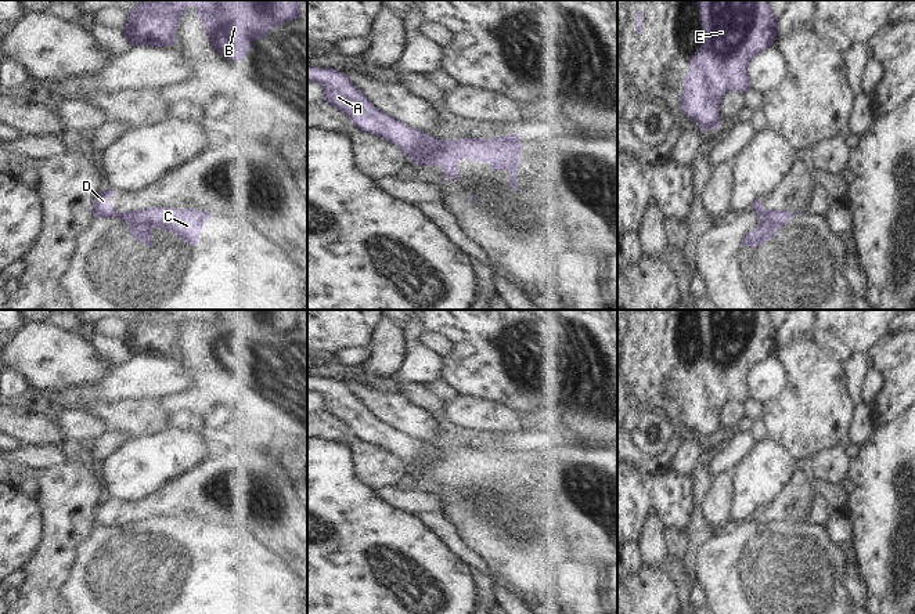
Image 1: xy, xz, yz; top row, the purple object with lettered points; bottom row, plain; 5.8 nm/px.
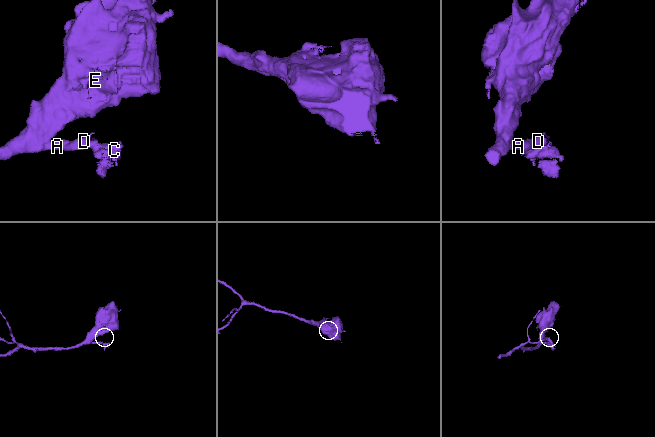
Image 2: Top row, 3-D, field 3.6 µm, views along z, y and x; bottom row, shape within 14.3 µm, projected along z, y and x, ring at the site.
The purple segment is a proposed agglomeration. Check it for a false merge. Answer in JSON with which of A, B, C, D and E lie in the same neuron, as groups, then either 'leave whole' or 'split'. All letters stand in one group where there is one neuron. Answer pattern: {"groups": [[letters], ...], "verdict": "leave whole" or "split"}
{"groups": [["A", "B", "D", "E"], ["C"]], "verdict": "split"}

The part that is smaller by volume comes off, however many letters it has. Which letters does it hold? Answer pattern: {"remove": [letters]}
{"remove": ["C"]}

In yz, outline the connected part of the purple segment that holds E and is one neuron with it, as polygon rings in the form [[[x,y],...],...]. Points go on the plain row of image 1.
[[[694,310],[699,318],[702,351],[689,371],[680,407],[681,422],[691,427],[699,440],[718,440],[721,408],[731,400],[745,404],[749,396],[749,373],[772,355],[777,346],[777,328],[768,310]]]

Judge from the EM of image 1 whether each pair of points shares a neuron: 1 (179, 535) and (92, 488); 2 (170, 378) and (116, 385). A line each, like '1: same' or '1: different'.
1: different
2: same

